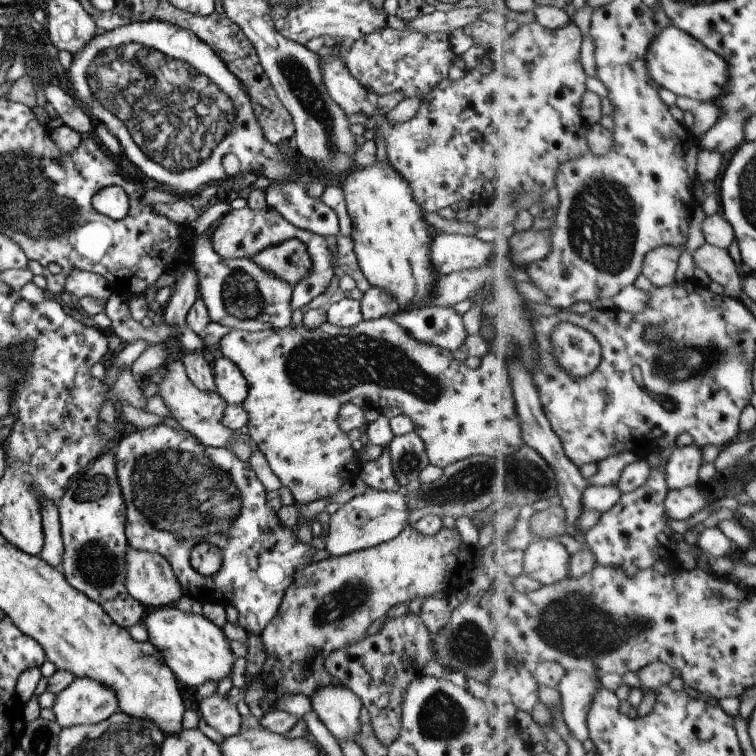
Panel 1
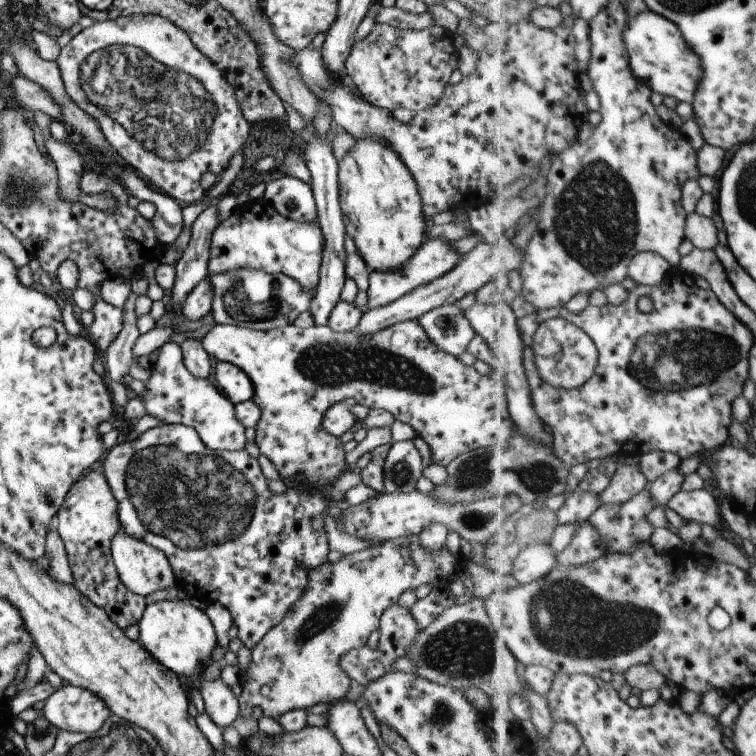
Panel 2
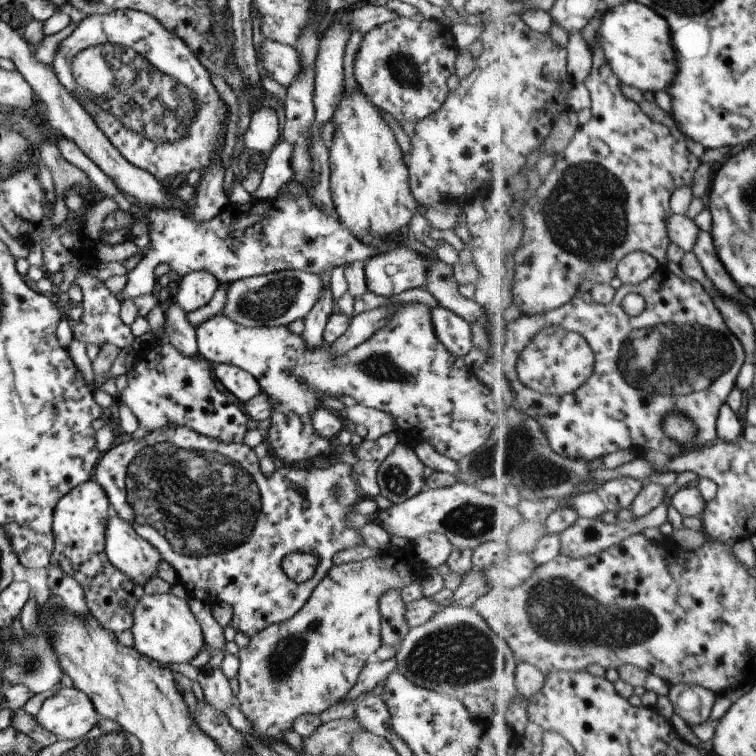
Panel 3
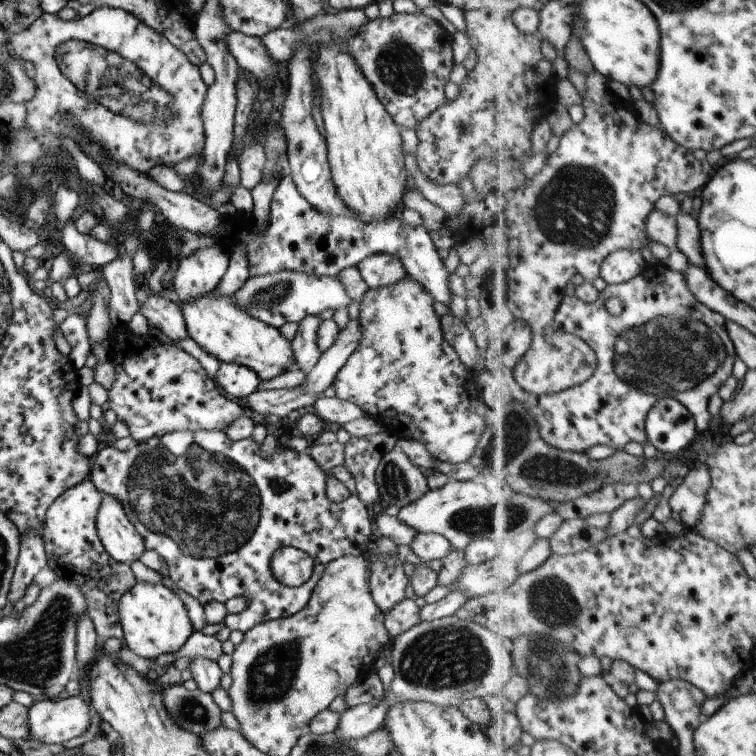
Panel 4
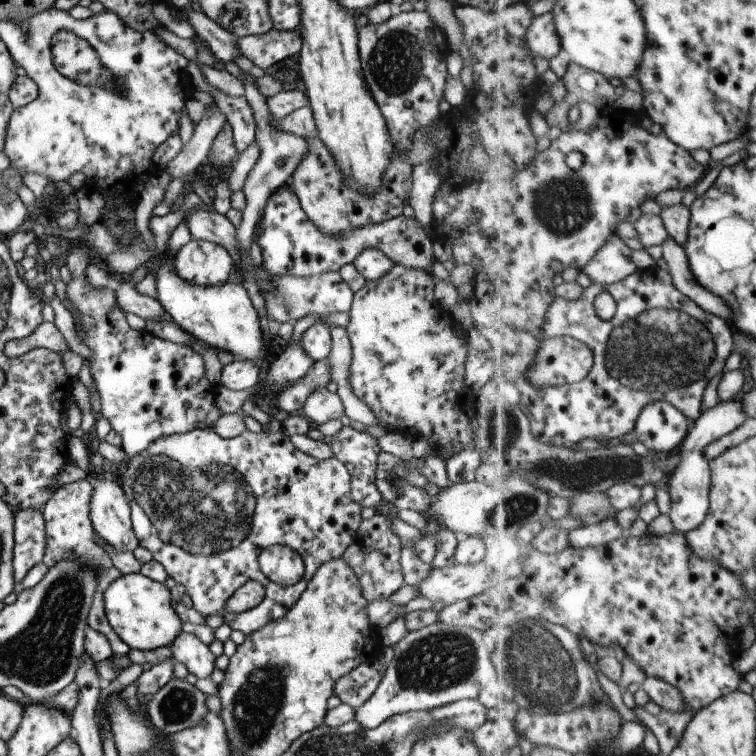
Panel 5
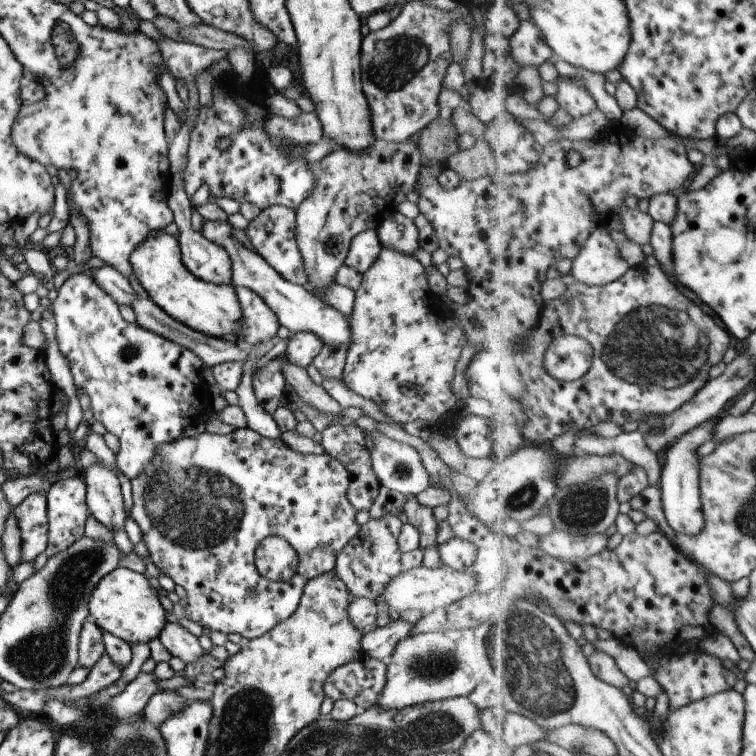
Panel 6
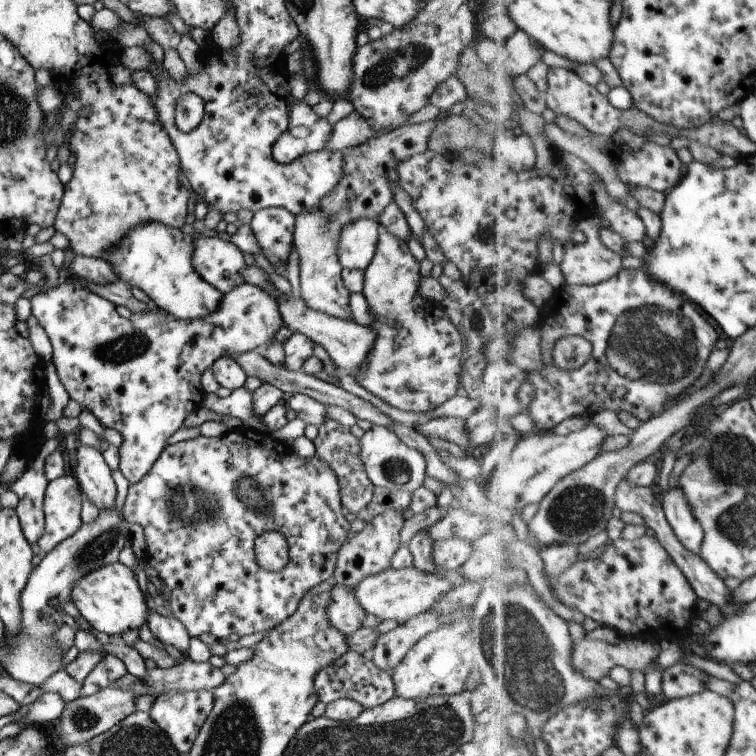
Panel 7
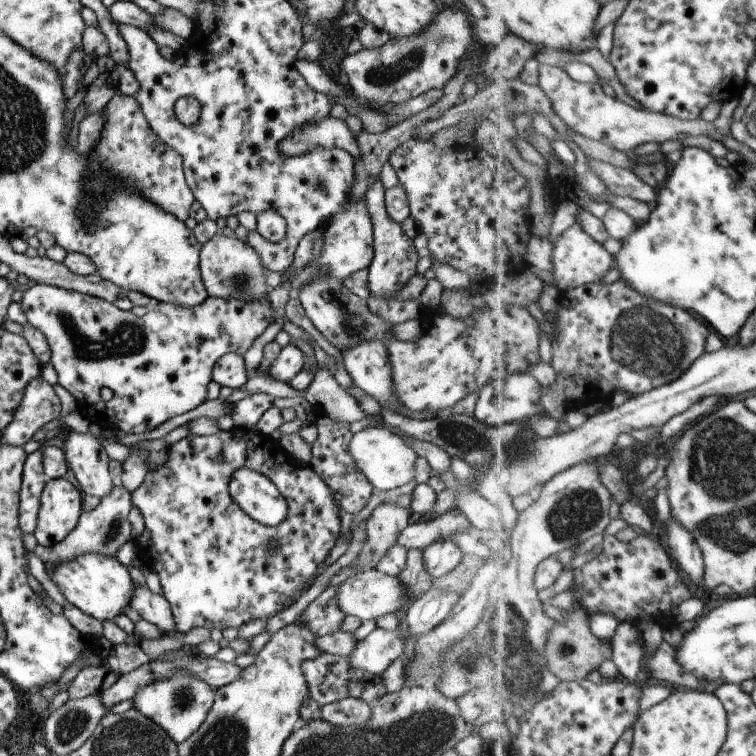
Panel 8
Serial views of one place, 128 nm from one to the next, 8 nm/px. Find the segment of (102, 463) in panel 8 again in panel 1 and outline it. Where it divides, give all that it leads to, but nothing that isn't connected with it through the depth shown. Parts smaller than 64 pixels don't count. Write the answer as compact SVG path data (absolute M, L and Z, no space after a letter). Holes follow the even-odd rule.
M128 545L124 552L124 566L126 568L126 590L128 594L138 600L149 611L155 608L175 605L183 595L183 590L172 570L170 563L158 553L141 551Z

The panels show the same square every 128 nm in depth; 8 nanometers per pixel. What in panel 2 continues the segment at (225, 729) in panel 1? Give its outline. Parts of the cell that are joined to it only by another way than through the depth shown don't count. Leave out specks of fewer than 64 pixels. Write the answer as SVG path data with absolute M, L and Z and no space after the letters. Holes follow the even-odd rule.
M201 676L201 682L201 695L204 700L206 714L220 729L228 728L239 715L239 700L232 692L231 686L226 686L221 678L208 682L208 680L204 680Z

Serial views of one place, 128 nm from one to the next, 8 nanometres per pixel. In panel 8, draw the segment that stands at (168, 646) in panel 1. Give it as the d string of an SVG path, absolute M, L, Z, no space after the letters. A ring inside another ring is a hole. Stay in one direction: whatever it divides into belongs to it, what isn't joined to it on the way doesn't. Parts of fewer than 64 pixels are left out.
M84 554L74 558L72 562L66 560L58 564L49 577L70 604L100 622L113 621L116 616L124 614L125 608L132 602L132 590L135 584L132 582L128 568L115 556Z

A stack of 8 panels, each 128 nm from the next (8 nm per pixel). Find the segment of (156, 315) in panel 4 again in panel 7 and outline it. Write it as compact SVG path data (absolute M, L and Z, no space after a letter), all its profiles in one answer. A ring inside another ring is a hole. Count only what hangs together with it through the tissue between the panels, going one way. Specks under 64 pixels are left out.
M75 256L72 264L69 266L69 274L76 278L84 279L90 284L97 284L106 286L106 284L114 284L118 281L112 266L104 260L99 258L82 258L82 256Z

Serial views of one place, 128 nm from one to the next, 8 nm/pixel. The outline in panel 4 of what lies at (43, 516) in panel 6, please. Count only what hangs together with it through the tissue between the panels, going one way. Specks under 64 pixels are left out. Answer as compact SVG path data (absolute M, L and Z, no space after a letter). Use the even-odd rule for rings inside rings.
M28 530L26 534L21 534L20 554L8 592L8 601L14 605L16 601L22 600L34 576L46 565L47 556L43 536L40 536L36 530Z

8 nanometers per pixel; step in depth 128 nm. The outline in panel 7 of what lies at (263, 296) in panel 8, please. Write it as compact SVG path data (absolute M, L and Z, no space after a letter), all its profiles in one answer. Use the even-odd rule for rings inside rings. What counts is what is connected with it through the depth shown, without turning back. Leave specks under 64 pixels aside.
M219 237L193 239L192 266L200 278L224 295L245 283L242 272L246 268L246 260L234 243Z

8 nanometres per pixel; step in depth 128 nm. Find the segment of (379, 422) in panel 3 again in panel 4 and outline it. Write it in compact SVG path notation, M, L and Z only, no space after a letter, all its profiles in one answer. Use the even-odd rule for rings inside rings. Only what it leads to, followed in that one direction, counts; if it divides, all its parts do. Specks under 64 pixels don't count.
M323 394L314 401L311 410L328 428L340 428L346 422L368 417L368 414L356 404L338 397L328 398Z

